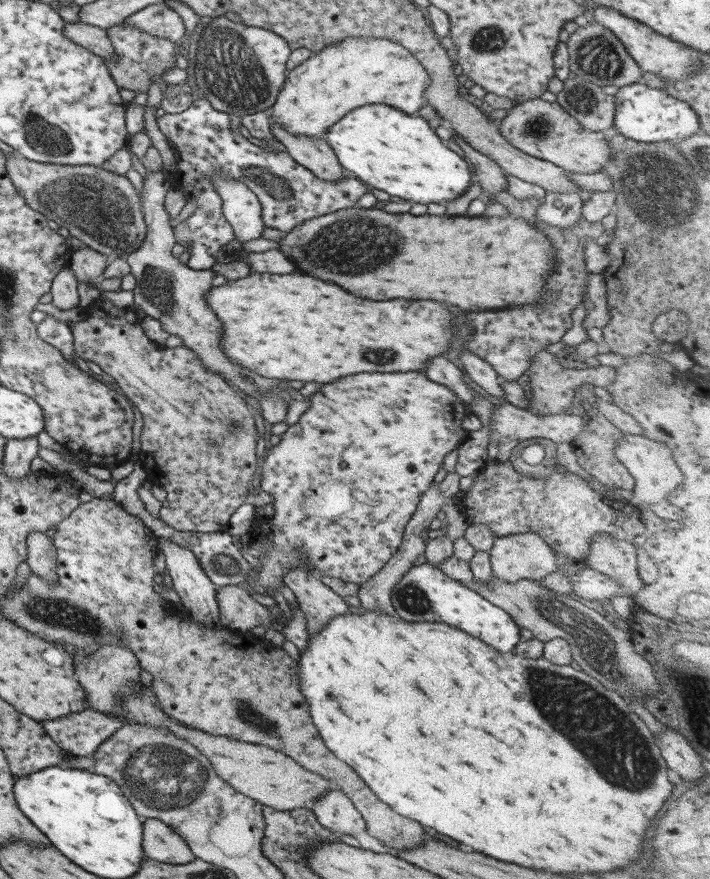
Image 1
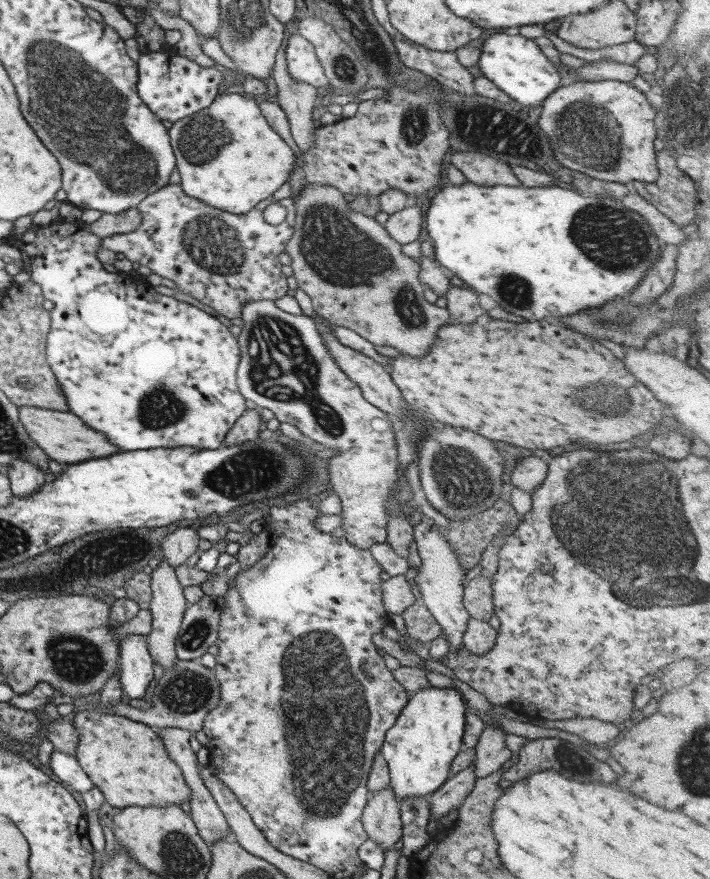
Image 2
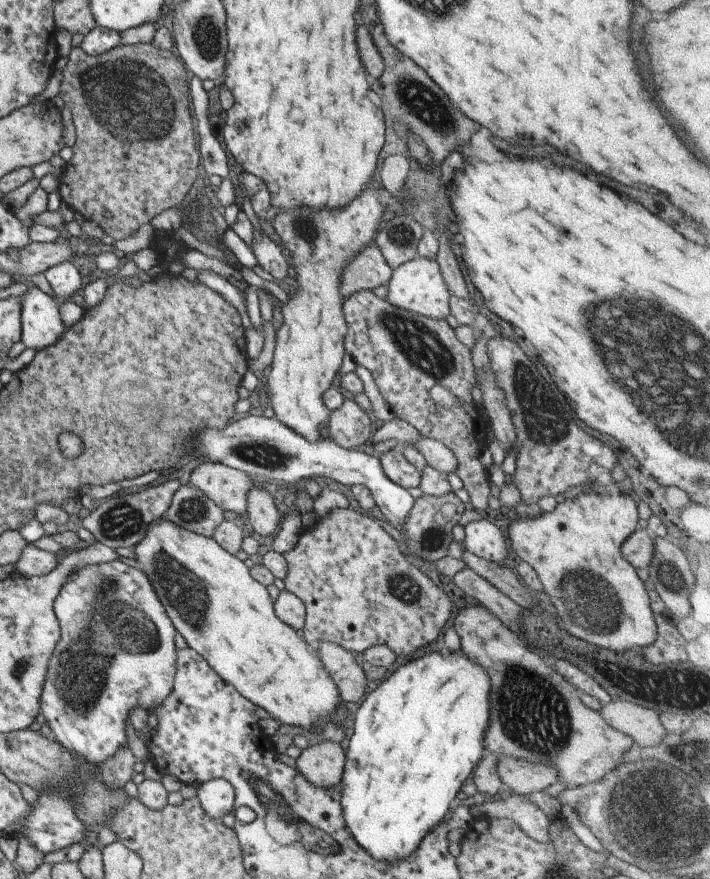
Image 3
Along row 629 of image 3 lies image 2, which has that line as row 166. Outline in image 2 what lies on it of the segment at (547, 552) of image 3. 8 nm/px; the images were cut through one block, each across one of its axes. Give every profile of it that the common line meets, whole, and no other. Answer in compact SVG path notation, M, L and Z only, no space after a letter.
M576 80L554 90L544 99L543 107L537 126L550 138L558 164L601 181L625 185L658 178L654 123L659 121L659 112L628 82Z

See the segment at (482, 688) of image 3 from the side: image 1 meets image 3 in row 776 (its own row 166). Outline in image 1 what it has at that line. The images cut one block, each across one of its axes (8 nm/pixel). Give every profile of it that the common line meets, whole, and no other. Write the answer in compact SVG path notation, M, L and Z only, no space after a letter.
M364 105L348 112L344 118L340 118L340 122L328 127L324 139L333 148L338 162L346 170L354 172L361 181L414 203L426 206L430 203L446 204L465 193L474 181L474 177L468 171L469 162L448 148L446 142L430 128L426 120L417 115L404 114L390 105Z

